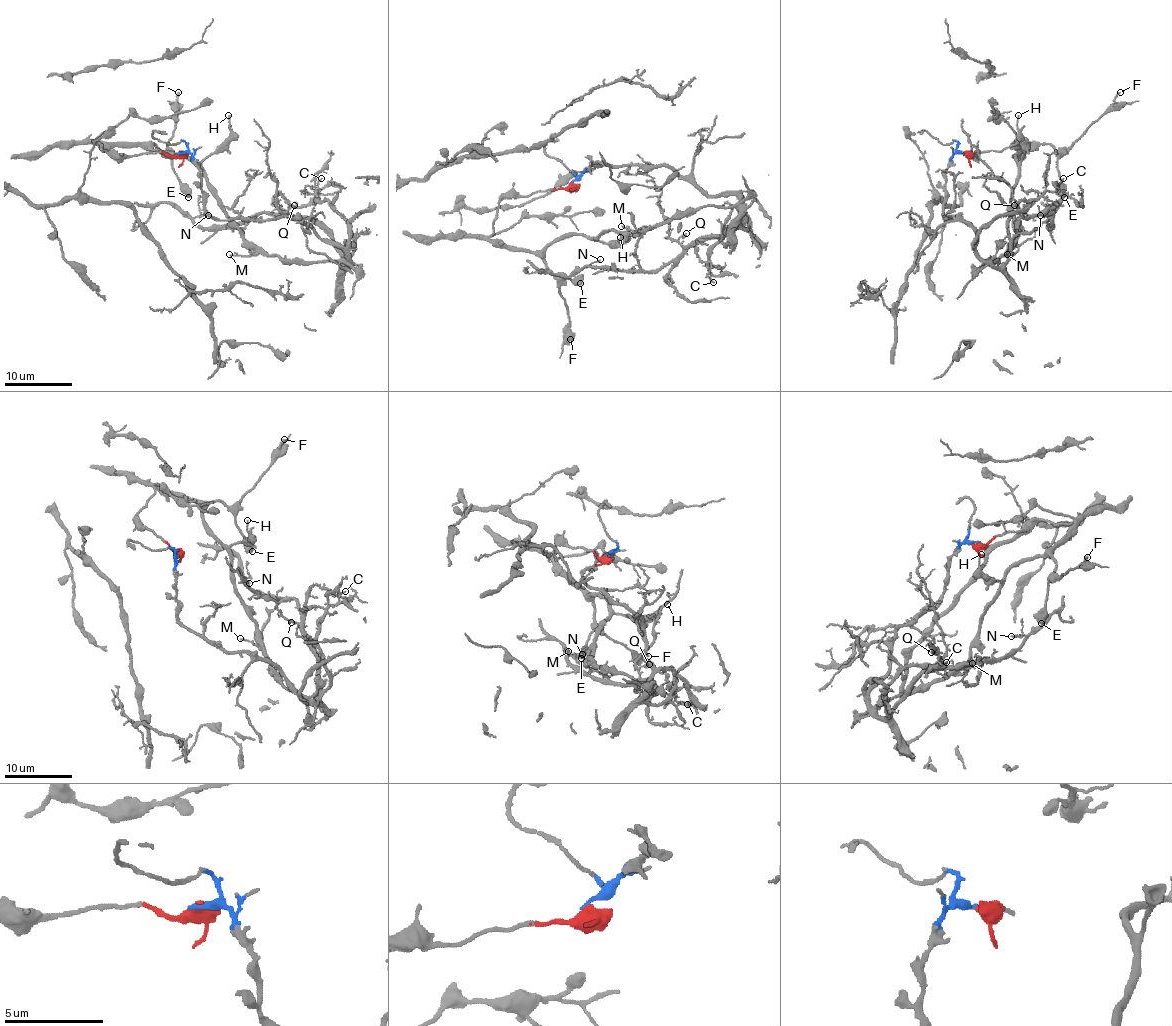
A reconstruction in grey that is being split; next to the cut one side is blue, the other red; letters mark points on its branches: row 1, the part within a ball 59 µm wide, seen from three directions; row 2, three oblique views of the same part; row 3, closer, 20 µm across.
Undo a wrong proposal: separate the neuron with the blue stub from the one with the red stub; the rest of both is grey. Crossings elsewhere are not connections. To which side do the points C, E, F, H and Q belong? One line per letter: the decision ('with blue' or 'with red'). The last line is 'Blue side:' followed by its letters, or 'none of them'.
C: with blue
E: with red
F: with red
H: with red
Q: with blue
Blue side: C, Q

